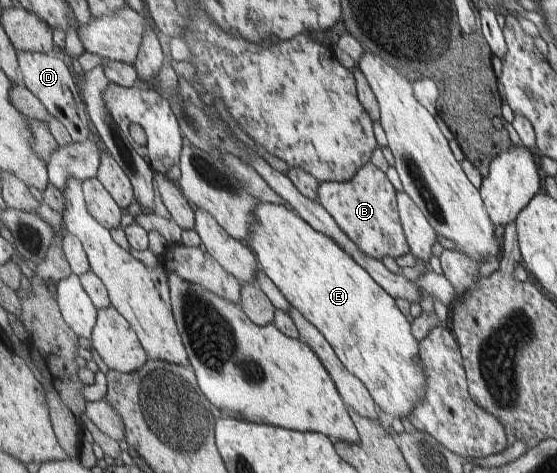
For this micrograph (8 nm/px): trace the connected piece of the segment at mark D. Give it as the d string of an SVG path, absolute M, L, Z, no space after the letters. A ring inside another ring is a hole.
M18 50L18 59L20 62L21 76L23 84L47 107L47 110L55 118L59 118L67 130L71 132L71 136L75 138L77 143L84 143L91 139L91 122L89 122L89 112L81 88L77 88L75 79L69 66L67 59L60 53L51 55L45 53L23 52Z

